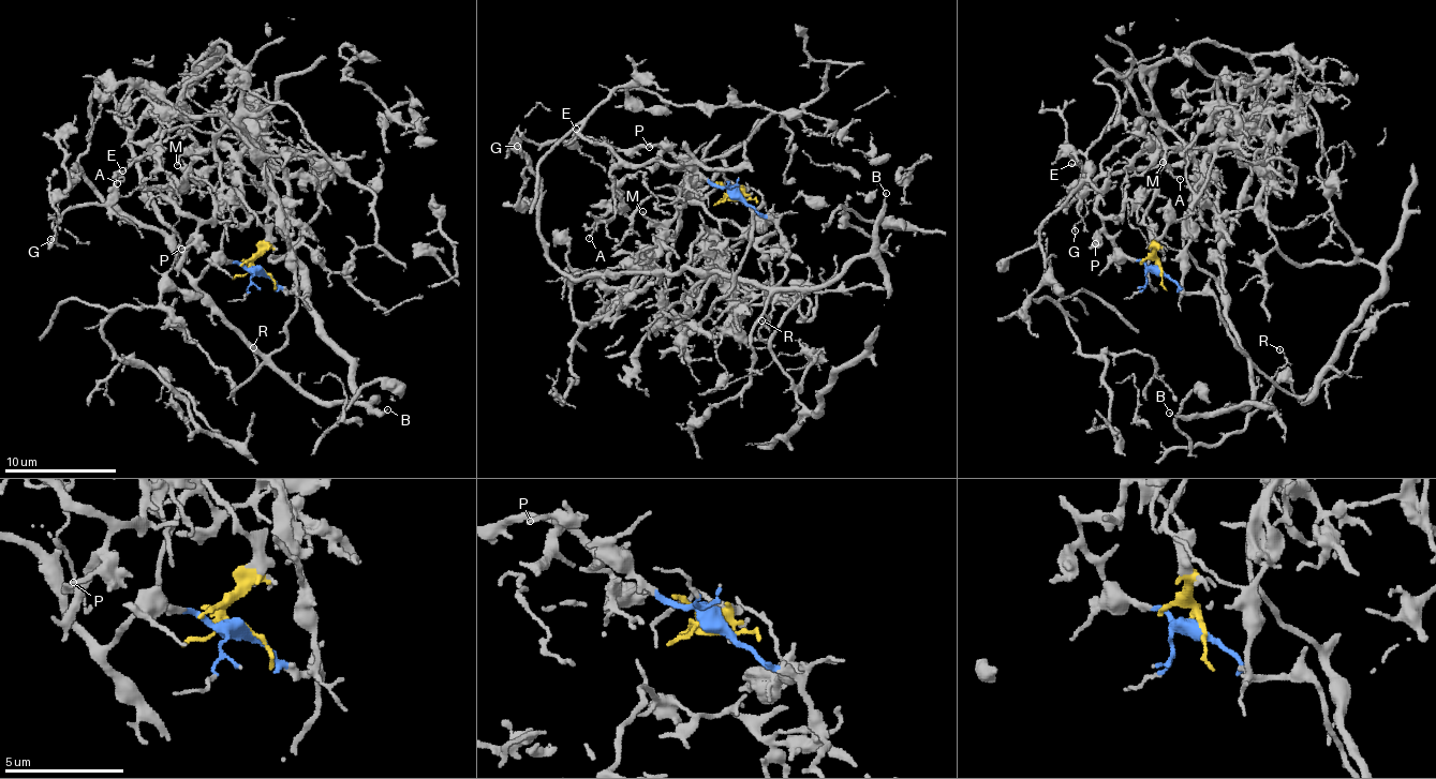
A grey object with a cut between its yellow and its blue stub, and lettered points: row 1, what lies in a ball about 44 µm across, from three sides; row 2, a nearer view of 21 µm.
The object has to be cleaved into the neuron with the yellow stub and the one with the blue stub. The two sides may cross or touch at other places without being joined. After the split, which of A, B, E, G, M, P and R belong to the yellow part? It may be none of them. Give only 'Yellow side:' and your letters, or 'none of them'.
Yellow side: A, M, P

